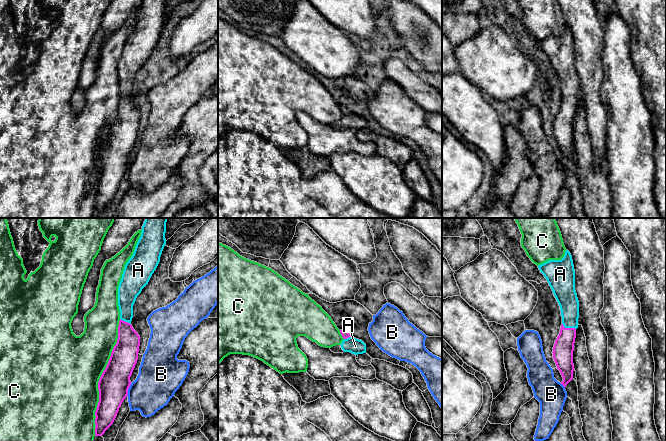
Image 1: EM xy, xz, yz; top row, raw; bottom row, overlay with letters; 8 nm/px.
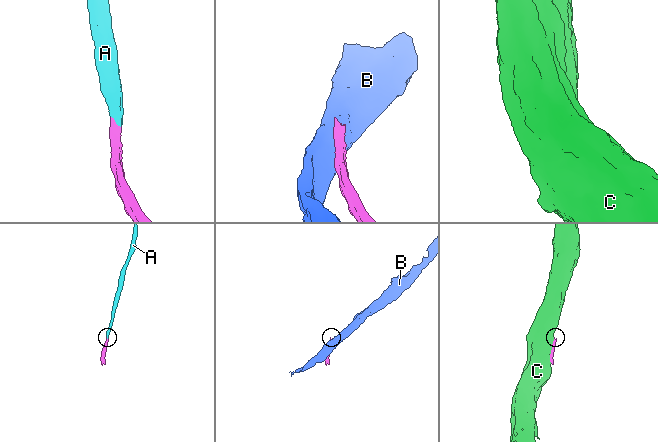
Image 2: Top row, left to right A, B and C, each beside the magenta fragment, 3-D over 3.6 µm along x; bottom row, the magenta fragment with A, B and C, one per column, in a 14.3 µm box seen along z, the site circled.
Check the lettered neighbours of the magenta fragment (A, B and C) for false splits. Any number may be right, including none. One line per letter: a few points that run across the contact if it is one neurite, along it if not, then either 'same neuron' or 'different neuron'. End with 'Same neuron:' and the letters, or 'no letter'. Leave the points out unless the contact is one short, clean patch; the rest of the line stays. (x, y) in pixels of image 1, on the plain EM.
A: yz (563, 124), (568, 104), (568, 77), (566, 73) | same neuron
B: xy (131, 159), (126, 171) | different neuron
C: different neuron
Same neuron: A

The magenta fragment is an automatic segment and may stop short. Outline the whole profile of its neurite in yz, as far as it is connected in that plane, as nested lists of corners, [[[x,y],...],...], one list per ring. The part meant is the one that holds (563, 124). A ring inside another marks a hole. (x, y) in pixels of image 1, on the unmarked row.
[[[570,28],[561,36],[549,36],[538,41],[560,82],[562,101],[553,123],[553,135],[566,161],[573,155],[573,127],[578,104],[579,77],[575,67],[575,46]]]

